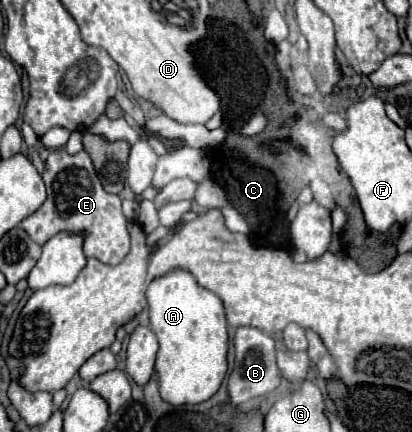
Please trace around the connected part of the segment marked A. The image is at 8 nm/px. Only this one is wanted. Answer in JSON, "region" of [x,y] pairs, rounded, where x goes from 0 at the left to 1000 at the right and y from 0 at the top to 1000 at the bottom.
{"region":[[[420,625],[376,644],[357,667],[367,764],[386,782],[376,861],[391,921],[415,940],[488,935],[522,917],[551,866],[556,773],[541,699],[488,667],[454,625]]]}

